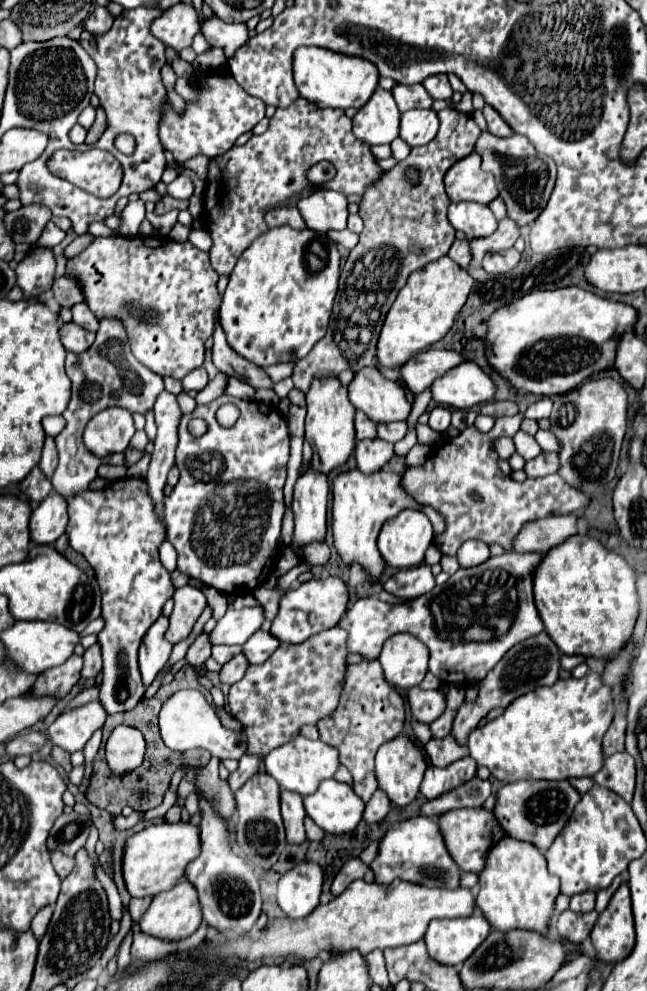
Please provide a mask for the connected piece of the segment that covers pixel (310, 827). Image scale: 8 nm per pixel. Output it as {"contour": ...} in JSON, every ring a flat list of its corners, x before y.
{"contour":[[309,817,305,819,305,831,307,831,307,839,309,839,309,841,321,841,323,835,325,835,325,831,319,829]]}

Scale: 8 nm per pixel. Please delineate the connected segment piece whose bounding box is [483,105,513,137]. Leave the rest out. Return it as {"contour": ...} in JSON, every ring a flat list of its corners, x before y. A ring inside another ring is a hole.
{"contour":[[485,105,485,107,483,107,483,115,485,115,485,119,487,119,487,129,489,129,489,133,493,133,493,135,497,135,497,137,509,137,509,135,513,135,513,129,505,123,505,119,503,119,491,105]]}

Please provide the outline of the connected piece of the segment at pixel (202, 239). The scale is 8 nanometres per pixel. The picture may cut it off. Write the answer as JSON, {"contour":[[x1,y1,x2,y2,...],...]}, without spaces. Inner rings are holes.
{"contour":[[190,226,191,231,189,235,189,241,198,249,209,252,212,241,210,235,204,229,198,229]]}

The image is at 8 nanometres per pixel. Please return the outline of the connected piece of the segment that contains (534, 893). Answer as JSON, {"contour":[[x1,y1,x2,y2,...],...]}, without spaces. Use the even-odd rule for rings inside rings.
{"contour":[[513,837,501,839,487,855,487,865,479,873,479,887,477,907,483,911,493,929,529,929,547,935,549,921,555,911,555,899,561,891,557,877,547,871,547,861,535,845]]}

